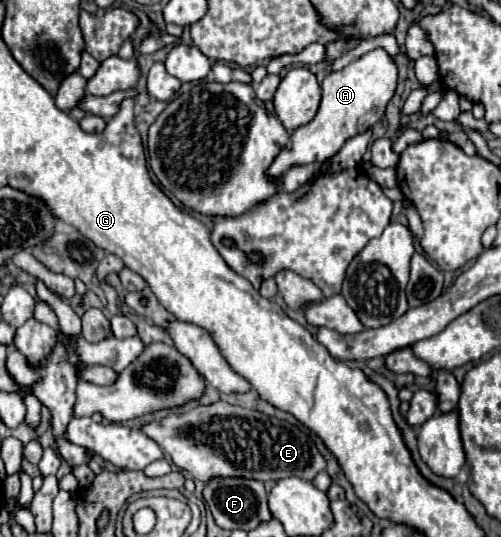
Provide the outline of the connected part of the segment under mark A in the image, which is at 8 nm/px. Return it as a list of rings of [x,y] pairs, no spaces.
[[[375,48],[363,54],[359,60],[349,62],[343,70],[331,72],[323,80],[323,100],[317,116],[291,132],[291,150],[283,150],[269,168],[271,176],[283,176],[293,164],[311,164],[327,162],[333,158],[347,138],[369,130],[385,114],[387,104],[391,102],[397,88],[397,64],[383,50]]]

